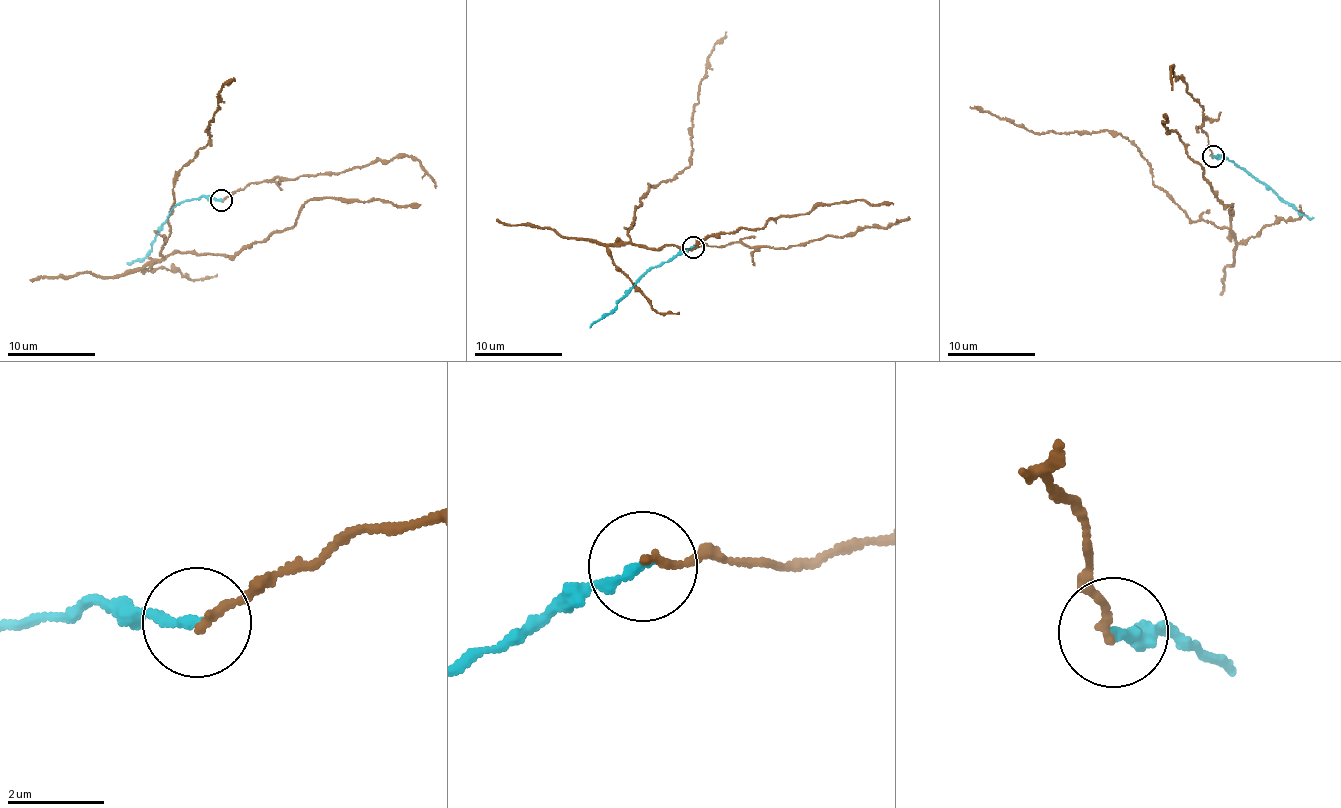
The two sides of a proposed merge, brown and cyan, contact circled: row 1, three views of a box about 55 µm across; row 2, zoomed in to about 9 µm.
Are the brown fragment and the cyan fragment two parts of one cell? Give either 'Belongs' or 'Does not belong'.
Belongs

